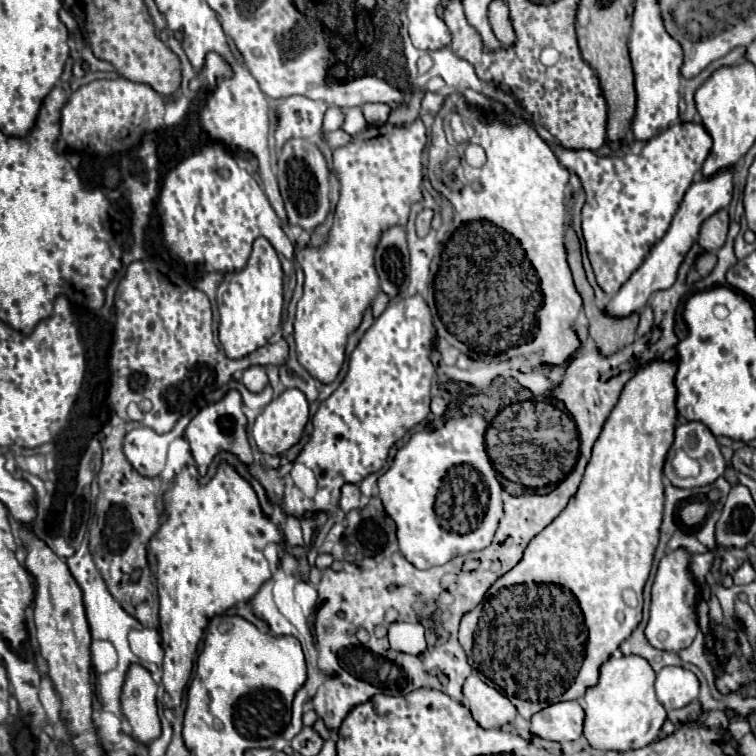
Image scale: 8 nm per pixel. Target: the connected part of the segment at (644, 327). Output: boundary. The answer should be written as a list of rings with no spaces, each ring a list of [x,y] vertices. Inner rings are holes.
[[[646,307],[644,311],[640,311],[640,325],[638,325],[638,337],[642,337],[642,335],[646,335],[650,329],[652,329],[652,325],[654,325],[654,315],[652,315],[652,309],[650,307]]]

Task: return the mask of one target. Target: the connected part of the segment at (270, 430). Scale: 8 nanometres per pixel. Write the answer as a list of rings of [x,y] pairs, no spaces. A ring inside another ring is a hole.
[[[286,389],[282,395],[278,395],[276,399],[272,399],[264,411],[256,417],[254,425],[252,425],[252,437],[258,445],[258,449],[266,455],[280,455],[280,453],[286,453],[290,447],[294,447],[300,437],[302,437],[302,431],[308,423],[308,401],[304,397],[302,391],[296,391],[296,389]]]

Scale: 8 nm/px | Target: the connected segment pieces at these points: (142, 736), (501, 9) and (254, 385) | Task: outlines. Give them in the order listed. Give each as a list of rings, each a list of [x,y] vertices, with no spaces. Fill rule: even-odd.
[[[138,663],[130,665],[122,685],[120,707],[126,721],[130,723],[132,739],[136,741],[136,745],[152,743],[154,737],[162,733],[156,707],[156,693],[158,685],[152,679],[152,673]]]
[[[492,1],[490,3],[490,23],[492,23],[492,29],[496,33],[496,39],[504,47],[512,47],[512,43],[516,41],[516,33],[512,31],[510,11],[502,1]]]
[[[252,365],[244,371],[242,375],[242,383],[252,391],[252,393],[260,393],[266,383],[268,383],[268,377],[266,377],[266,371],[262,365]]]

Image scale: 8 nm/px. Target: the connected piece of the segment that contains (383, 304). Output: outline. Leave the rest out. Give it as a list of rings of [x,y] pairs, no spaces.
[[[380,291],[371,306],[373,316],[375,318],[379,317],[384,312],[389,302],[390,298],[384,292]]]

